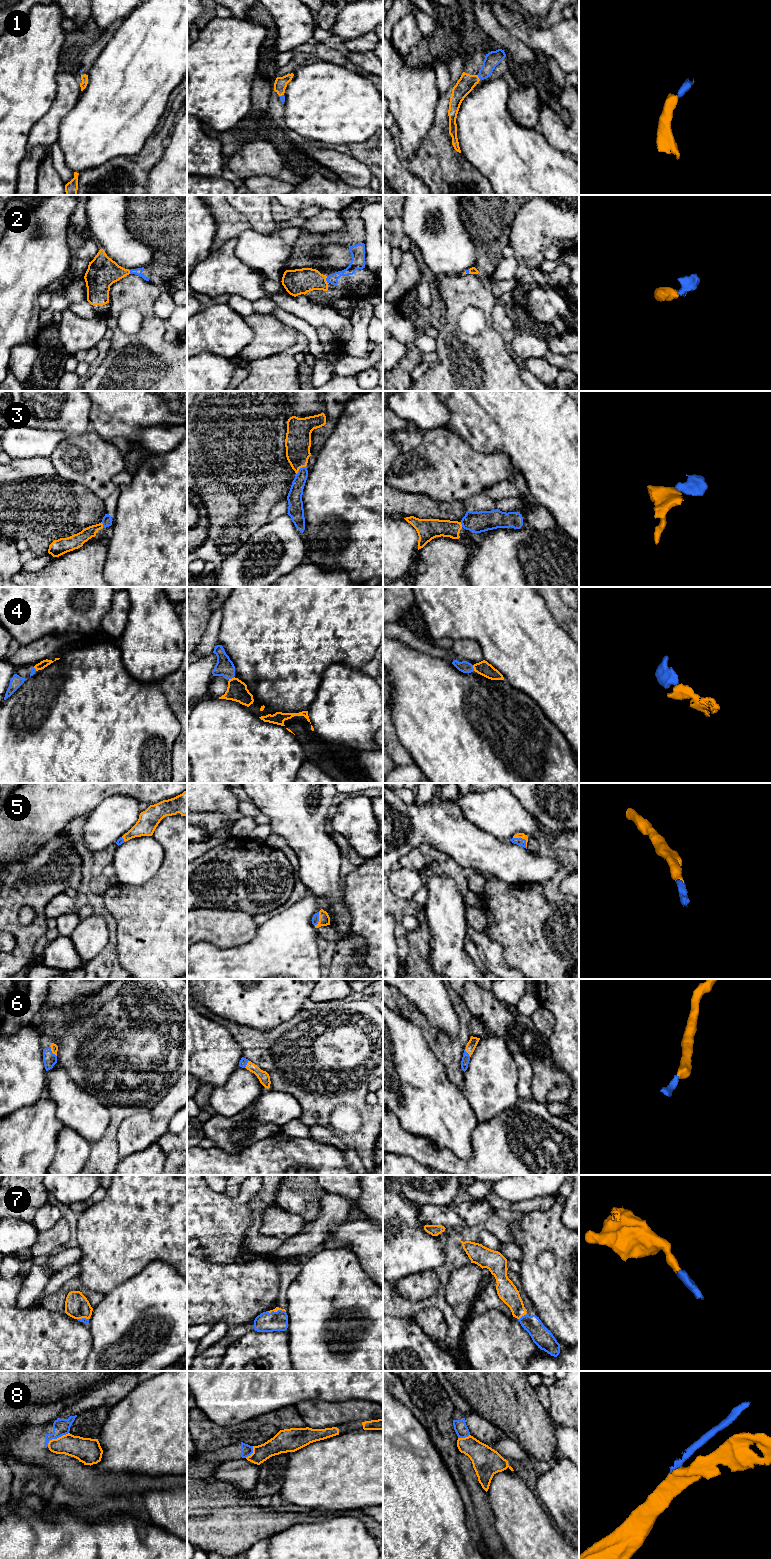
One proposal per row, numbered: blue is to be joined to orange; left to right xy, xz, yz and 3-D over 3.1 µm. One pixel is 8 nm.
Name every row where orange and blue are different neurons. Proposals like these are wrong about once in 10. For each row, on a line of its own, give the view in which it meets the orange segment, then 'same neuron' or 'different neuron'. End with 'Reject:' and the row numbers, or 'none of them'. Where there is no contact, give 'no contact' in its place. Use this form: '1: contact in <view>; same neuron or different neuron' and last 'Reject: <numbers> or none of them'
1: contact in yz; same neuron
2: contact in xz; same neuron
3: contact in xz; same neuron
4: contact in yz; same neuron
5: contact in yz; same neuron
6: contact in xy; same neuron
7: contact in yz; same neuron
8: contact in xy; different neuron
Reject: 8

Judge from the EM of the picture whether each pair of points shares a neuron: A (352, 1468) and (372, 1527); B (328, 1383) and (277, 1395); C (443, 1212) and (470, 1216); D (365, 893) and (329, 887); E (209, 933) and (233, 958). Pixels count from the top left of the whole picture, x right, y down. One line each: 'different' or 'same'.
A: different
B: same
C: same
D: different
E: different

